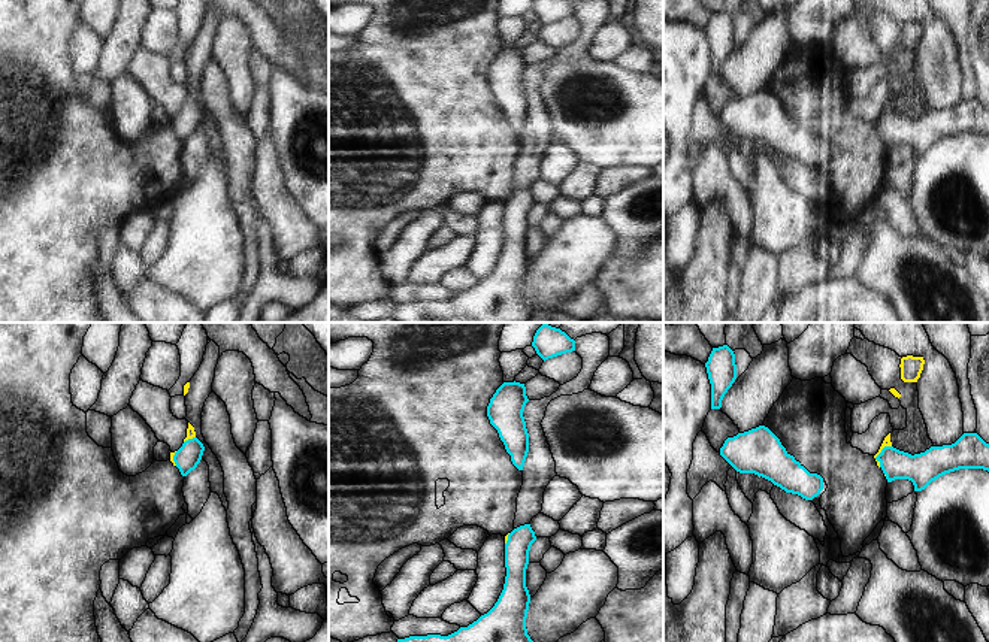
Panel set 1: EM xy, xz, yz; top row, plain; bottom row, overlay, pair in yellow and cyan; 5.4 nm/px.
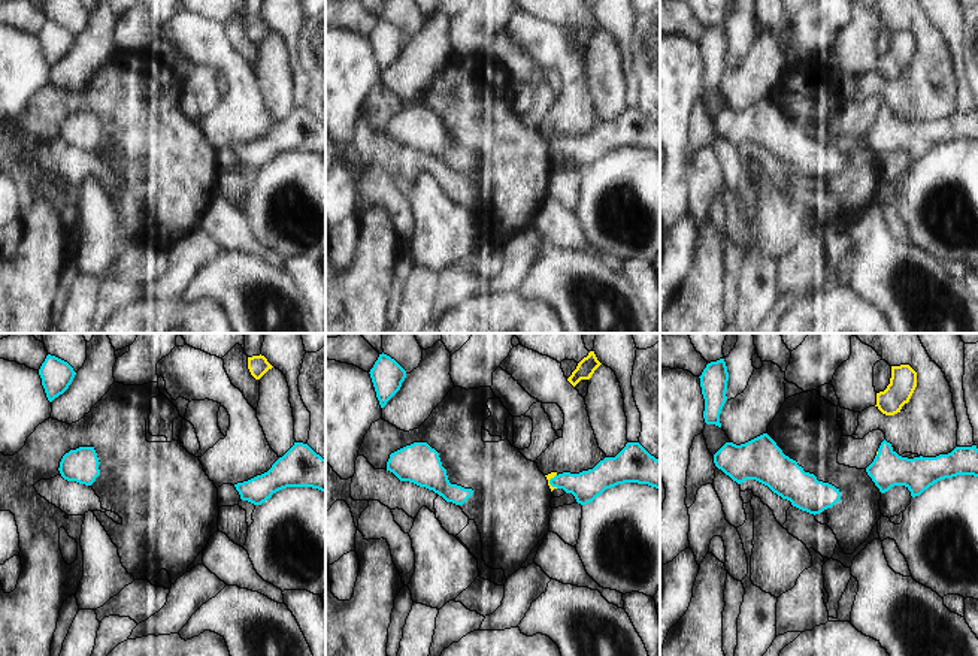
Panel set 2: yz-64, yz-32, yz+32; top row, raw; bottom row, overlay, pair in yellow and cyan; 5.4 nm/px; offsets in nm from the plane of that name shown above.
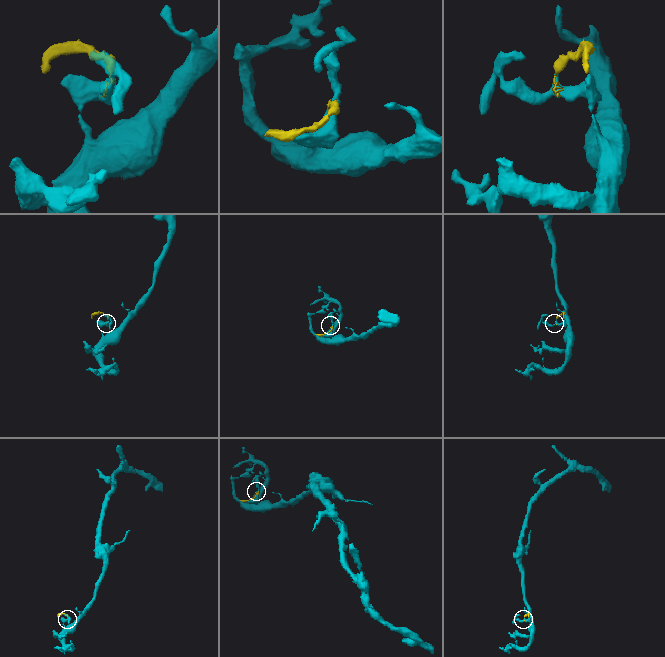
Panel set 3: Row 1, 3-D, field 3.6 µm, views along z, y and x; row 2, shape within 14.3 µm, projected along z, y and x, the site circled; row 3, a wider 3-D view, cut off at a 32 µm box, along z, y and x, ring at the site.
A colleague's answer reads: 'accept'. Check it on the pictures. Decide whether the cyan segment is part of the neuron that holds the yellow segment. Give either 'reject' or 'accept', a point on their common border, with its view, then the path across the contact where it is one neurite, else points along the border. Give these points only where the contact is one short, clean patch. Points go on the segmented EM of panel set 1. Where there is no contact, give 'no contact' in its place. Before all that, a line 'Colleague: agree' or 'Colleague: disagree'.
Colleague: agree
accept; meets yellow in yz at (879, 453)

